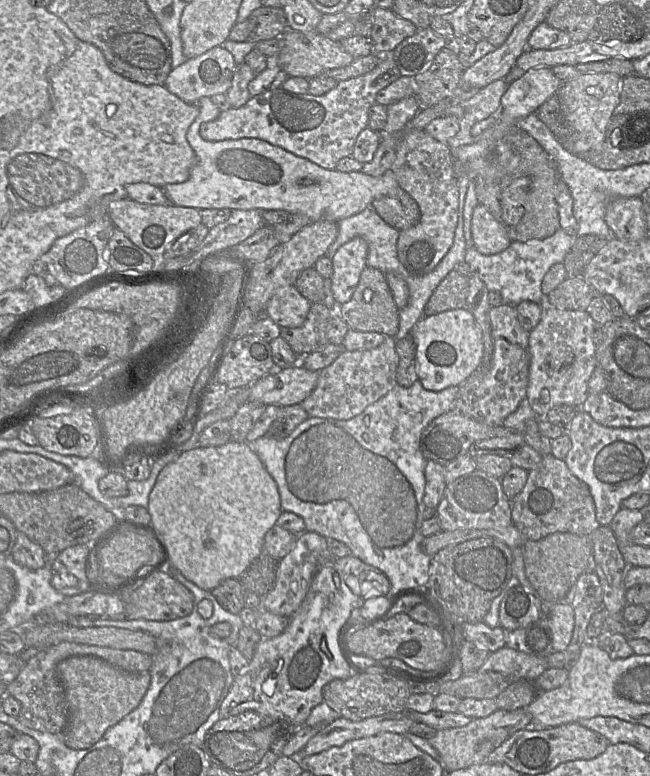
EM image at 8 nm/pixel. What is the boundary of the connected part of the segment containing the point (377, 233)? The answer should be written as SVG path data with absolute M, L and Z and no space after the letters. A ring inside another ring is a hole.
M372 207L366 208L338 222L338 235L325 255L332 259L343 244L355 237L361 237L368 244L368 266L380 270L384 265L398 262L395 258L395 230ZM388 250L393 250L390 259Z

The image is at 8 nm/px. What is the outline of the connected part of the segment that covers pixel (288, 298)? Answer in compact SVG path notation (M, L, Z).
M294 285L285 286L270 298L264 315L281 327L300 327L307 318L311 304Z

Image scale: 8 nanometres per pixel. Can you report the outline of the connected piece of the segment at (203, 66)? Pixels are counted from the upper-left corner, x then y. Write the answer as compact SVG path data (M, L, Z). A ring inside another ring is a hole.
M217 46L174 68L164 86L183 101L196 104L203 97L211 98L215 94L226 94L231 87L236 68L237 63L233 55L224 47Z

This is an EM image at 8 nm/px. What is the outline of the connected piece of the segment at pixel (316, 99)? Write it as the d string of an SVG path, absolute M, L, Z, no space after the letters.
M387 54L370 72L338 81L336 87L321 96L297 94L282 88L262 92L245 105L222 111L217 119L203 123L200 135L206 141L261 139L333 170L340 159L352 155L358 135L368 126L369 110L376 104L377 93L399 77L397 66Z

